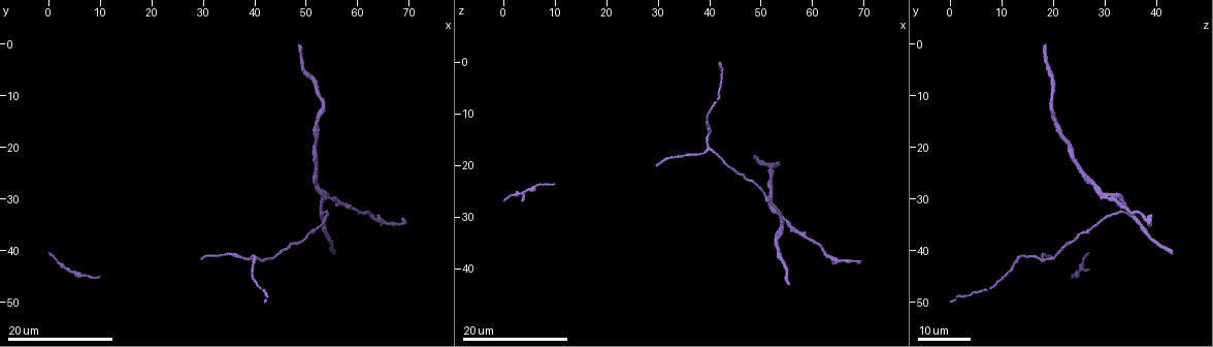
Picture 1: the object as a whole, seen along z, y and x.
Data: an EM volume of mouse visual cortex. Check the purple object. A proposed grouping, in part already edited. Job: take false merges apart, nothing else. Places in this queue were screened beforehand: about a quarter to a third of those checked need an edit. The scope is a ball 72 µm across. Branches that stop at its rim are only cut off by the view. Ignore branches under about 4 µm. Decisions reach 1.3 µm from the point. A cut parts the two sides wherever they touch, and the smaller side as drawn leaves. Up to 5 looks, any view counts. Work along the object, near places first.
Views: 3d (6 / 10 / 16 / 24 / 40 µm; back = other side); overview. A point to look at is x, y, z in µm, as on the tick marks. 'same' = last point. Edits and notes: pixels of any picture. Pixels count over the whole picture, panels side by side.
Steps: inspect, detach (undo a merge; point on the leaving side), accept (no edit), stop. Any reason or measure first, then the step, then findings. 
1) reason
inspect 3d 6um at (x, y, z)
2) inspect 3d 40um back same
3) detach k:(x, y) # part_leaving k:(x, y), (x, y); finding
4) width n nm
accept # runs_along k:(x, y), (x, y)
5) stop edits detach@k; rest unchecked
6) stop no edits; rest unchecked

three-way junction
inspect 3d 24um at (52.5, 32.5, 35.0)

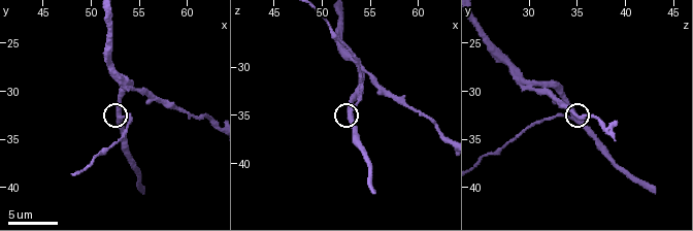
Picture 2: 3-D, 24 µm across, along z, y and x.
inspect 3d 6um at (52.8, 32.2, 34.6)

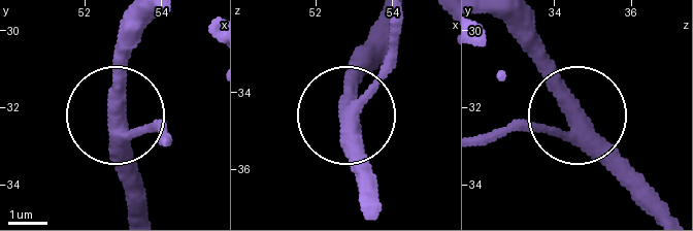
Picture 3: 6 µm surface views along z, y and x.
width 350 nm
accept # one neuron here

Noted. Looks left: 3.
three-way junction
inspect 3d 10um at (54.2, 29.8, 30.4)

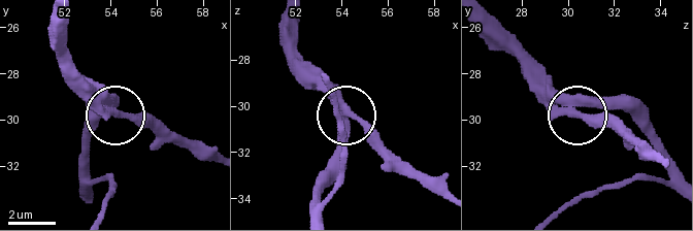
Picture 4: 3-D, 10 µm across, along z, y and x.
detach 4:(124, 114) # two neurons meet here

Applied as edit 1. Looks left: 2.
stop edits detach@4; rest unchecked

